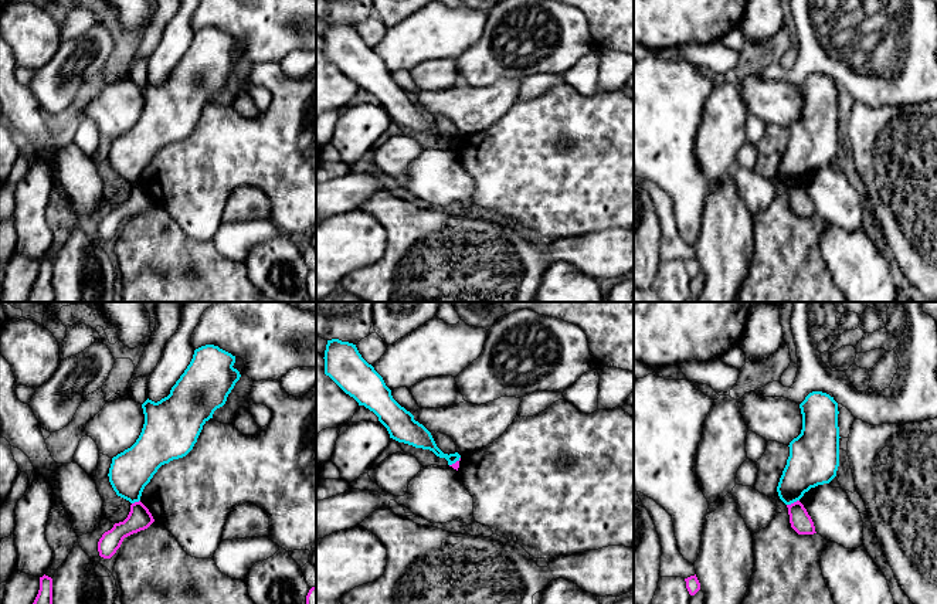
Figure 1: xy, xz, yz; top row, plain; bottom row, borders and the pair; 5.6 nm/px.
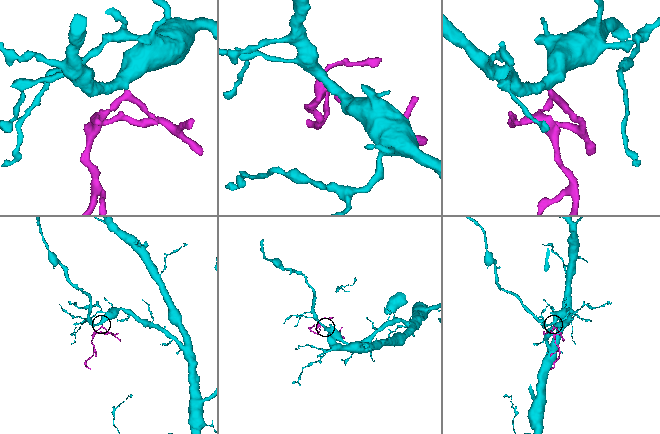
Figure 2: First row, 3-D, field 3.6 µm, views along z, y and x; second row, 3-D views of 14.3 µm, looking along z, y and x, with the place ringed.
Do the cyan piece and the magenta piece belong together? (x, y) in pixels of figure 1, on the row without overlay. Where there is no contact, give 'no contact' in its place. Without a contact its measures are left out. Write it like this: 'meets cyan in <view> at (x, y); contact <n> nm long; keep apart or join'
meets cyan in yz at (793, 185); contact 80 nm long; keep apart

